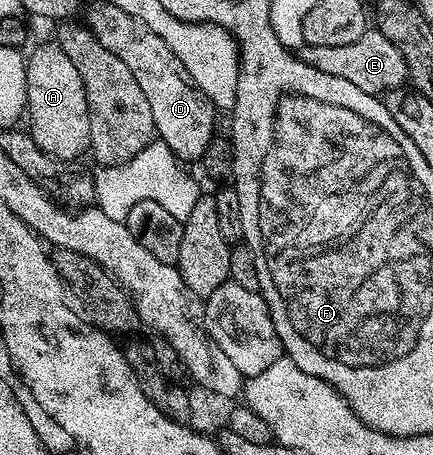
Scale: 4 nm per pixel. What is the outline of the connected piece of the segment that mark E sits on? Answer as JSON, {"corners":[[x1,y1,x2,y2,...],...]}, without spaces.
{"corners":[[369,27,354,43,341,46,305,44,298,56,306,64,329,73,334,78,346,79,359,90,377,95,386,95,391,89,401,88,407,82,404,80,410,77,410,71,402,59,402,51,398,51,398,47,394,47,394,43,390,43,390,39,386,39,386,35,382,35,375,27]]}

